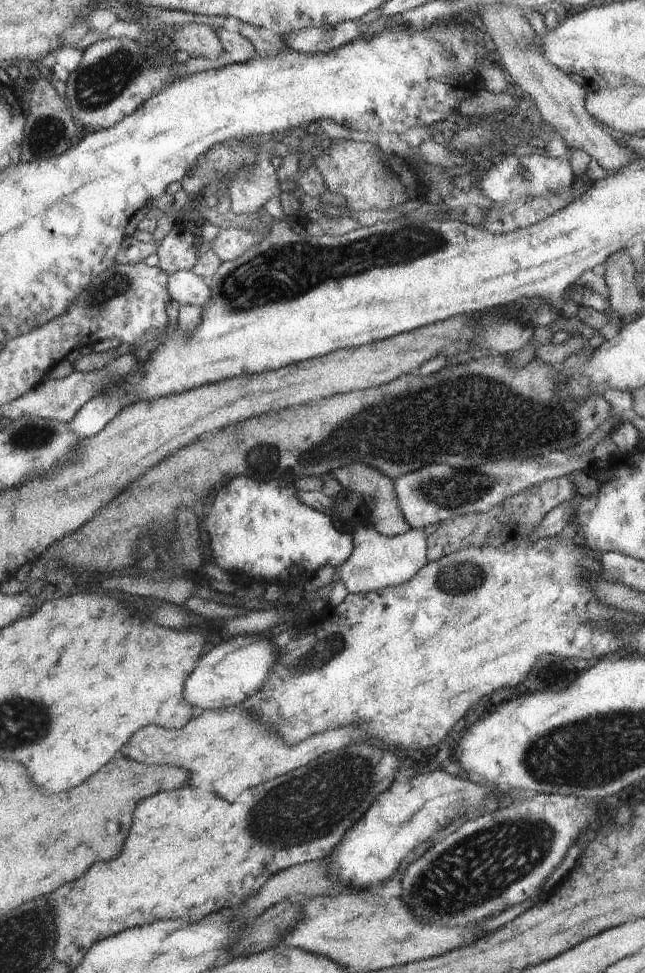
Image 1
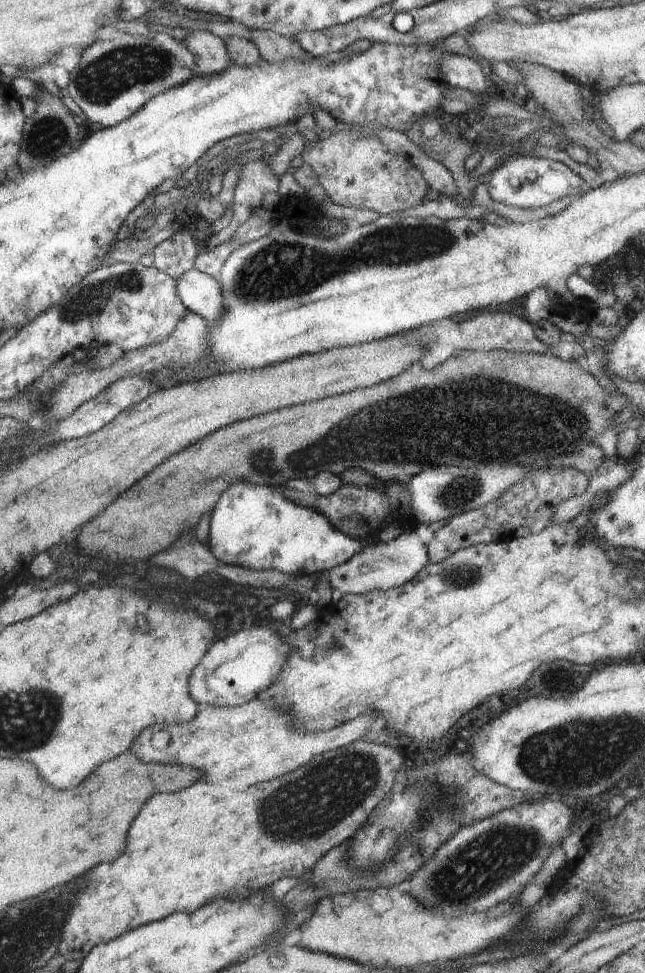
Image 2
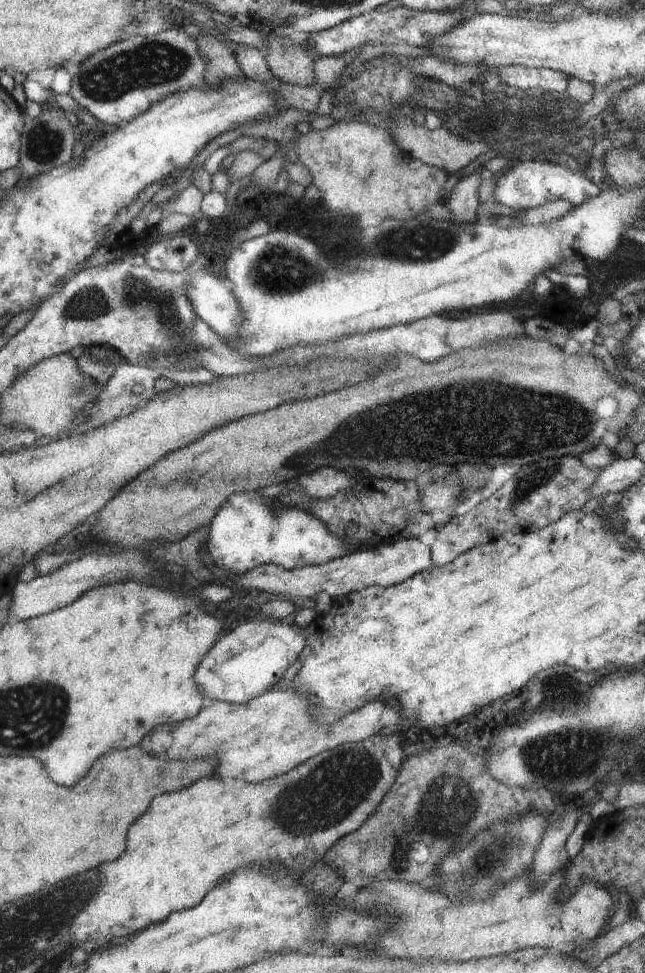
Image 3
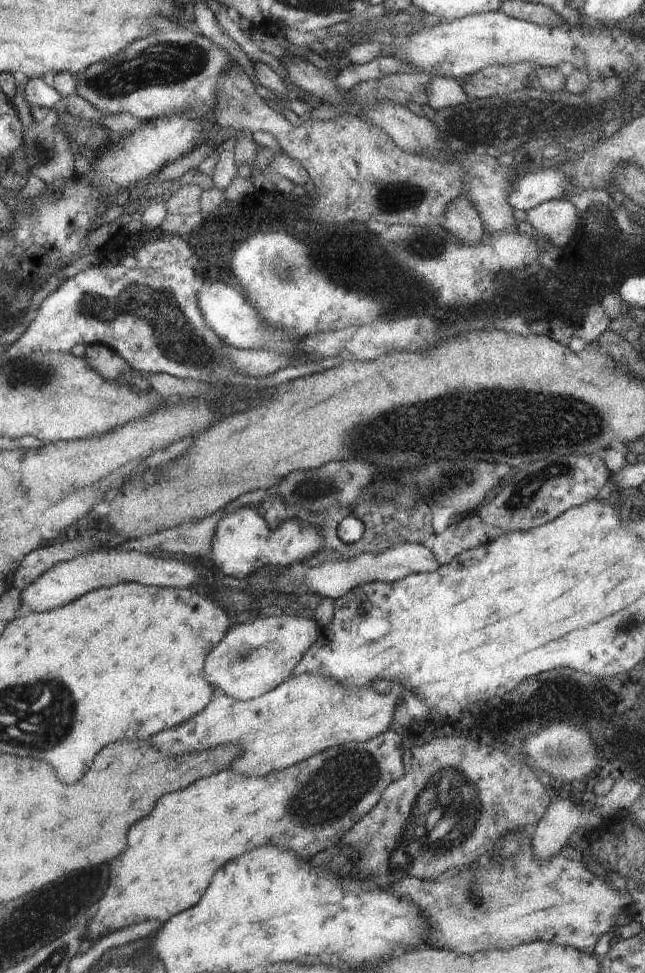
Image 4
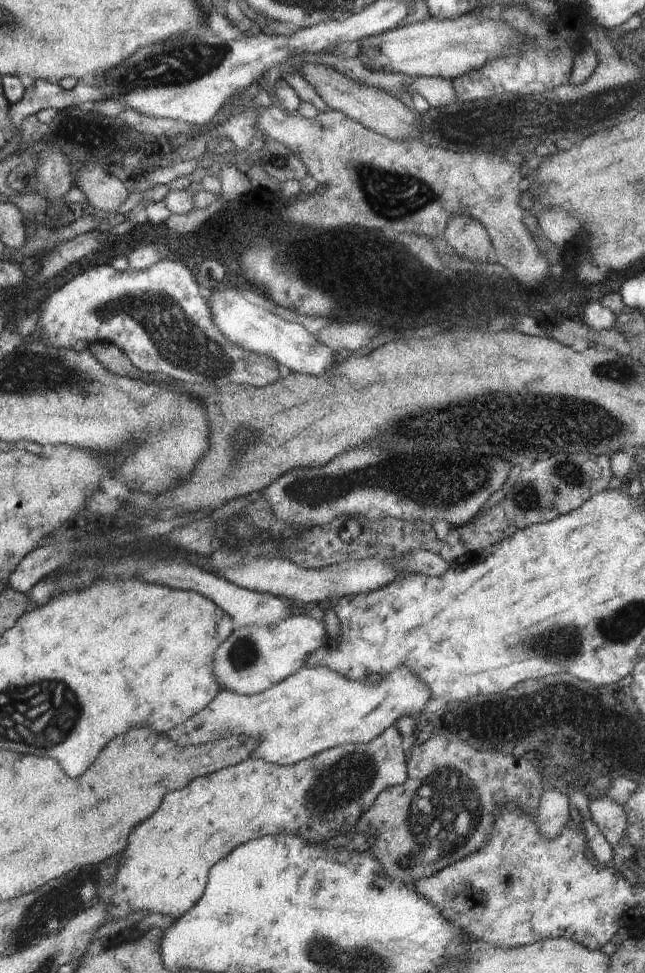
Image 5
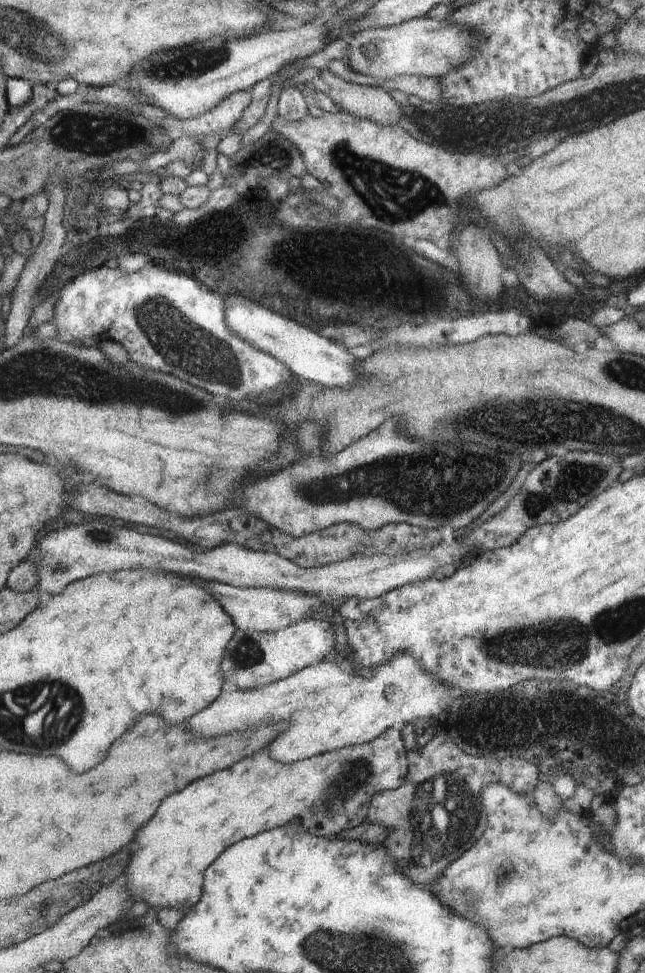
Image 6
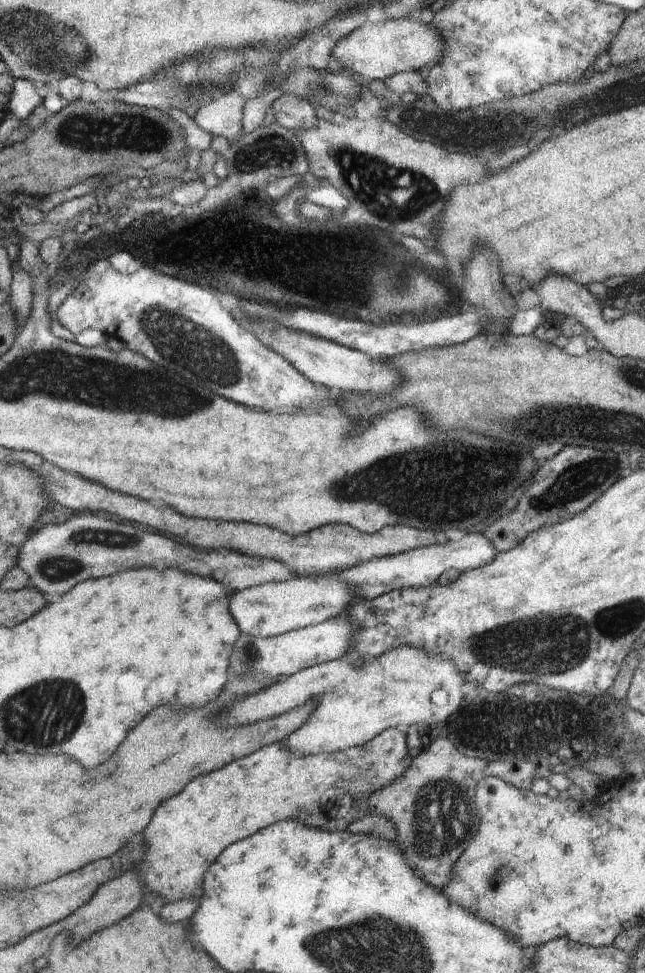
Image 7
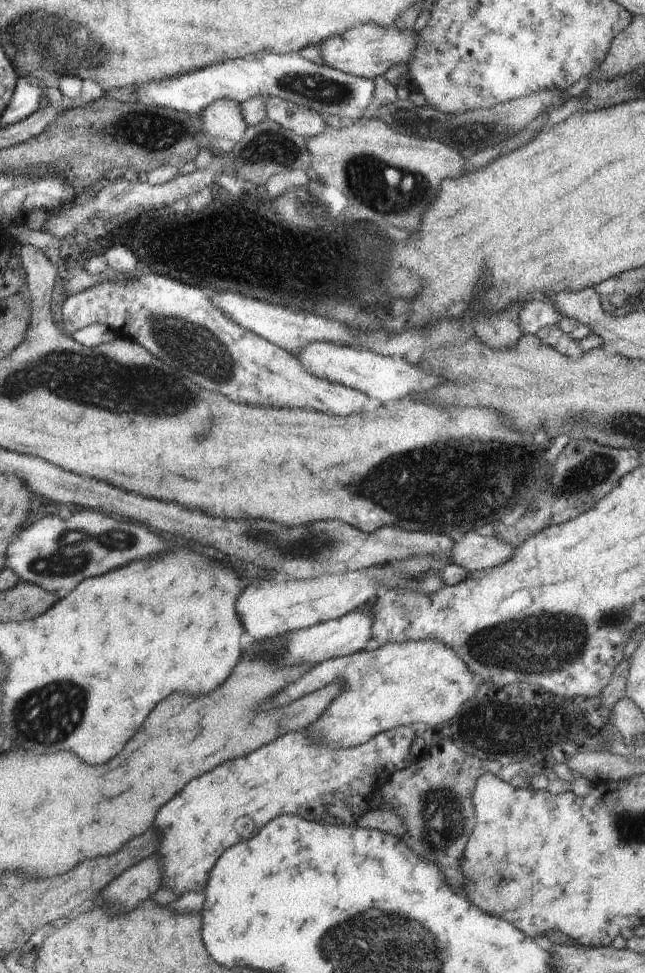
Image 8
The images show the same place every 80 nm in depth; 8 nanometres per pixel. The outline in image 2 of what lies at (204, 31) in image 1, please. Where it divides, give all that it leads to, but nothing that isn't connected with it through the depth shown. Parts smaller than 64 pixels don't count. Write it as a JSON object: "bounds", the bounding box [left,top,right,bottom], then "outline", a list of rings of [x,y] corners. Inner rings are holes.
{"bounds":[183,31,230,75],"outline":[[[189,31],[183,41],[185,48],[195,56],[195,63],[202,75],[211,75],[229,69],[230,60],[225,42],[212,31]]]}

